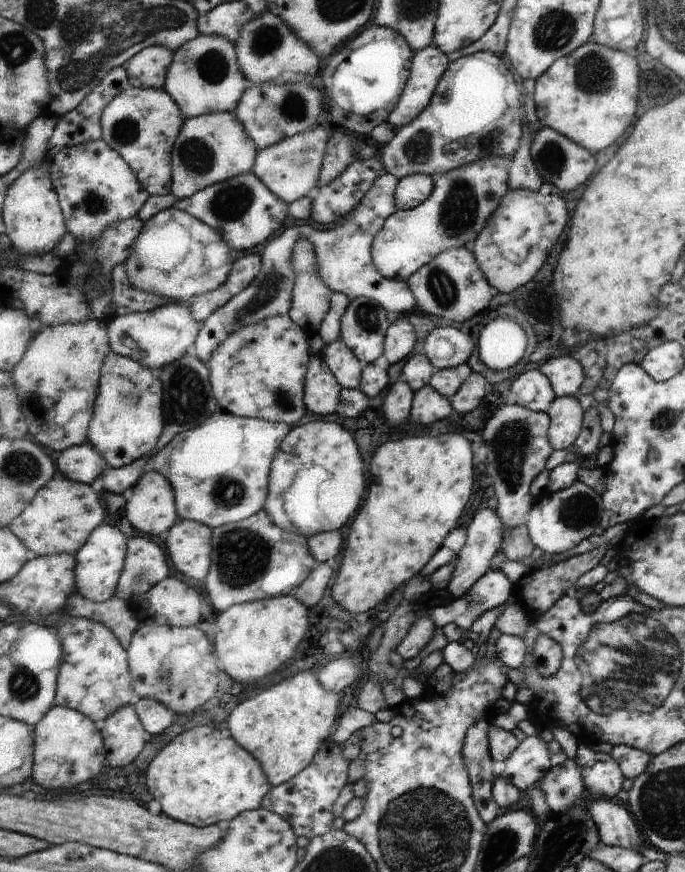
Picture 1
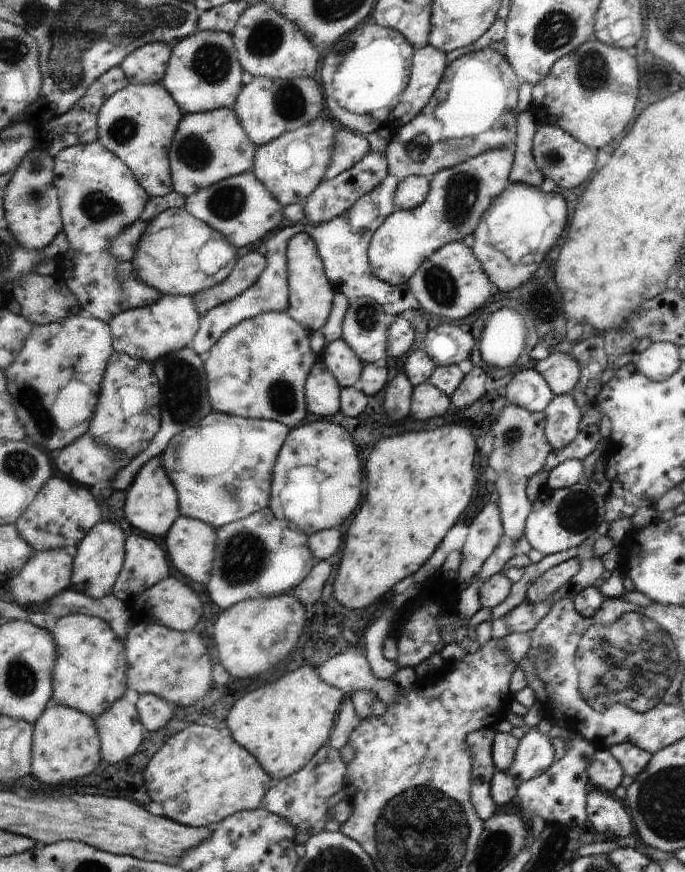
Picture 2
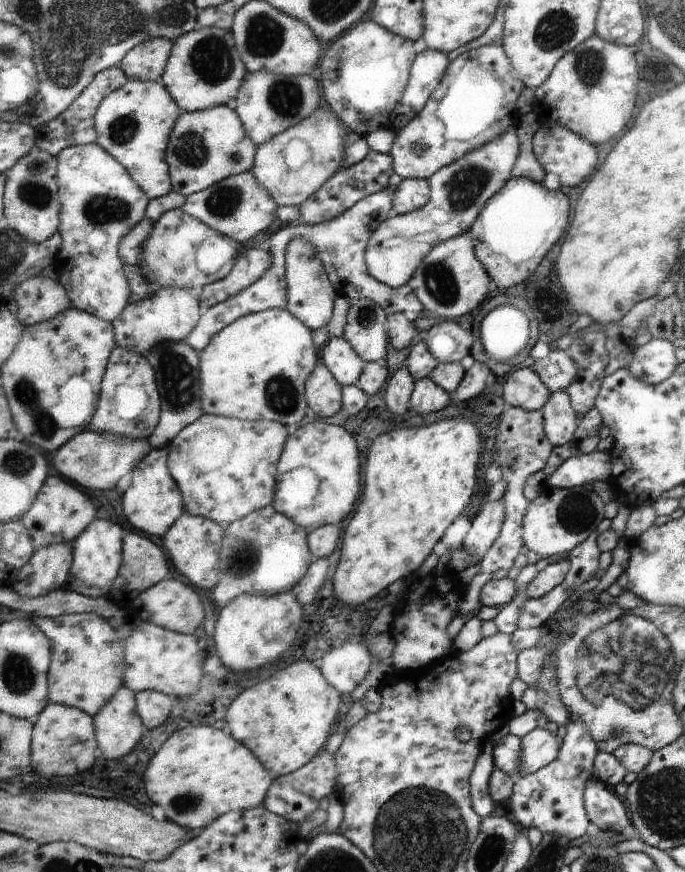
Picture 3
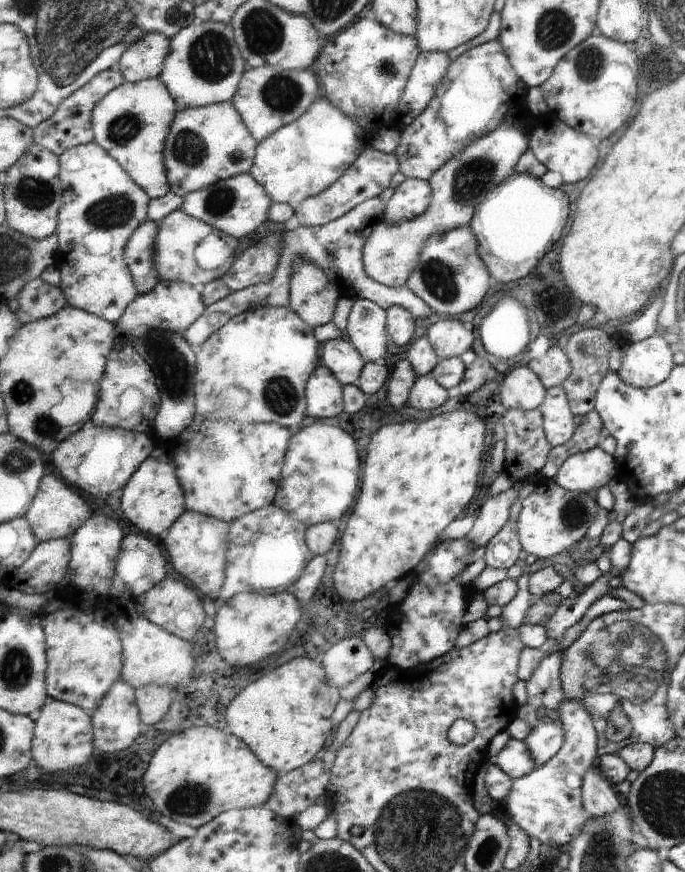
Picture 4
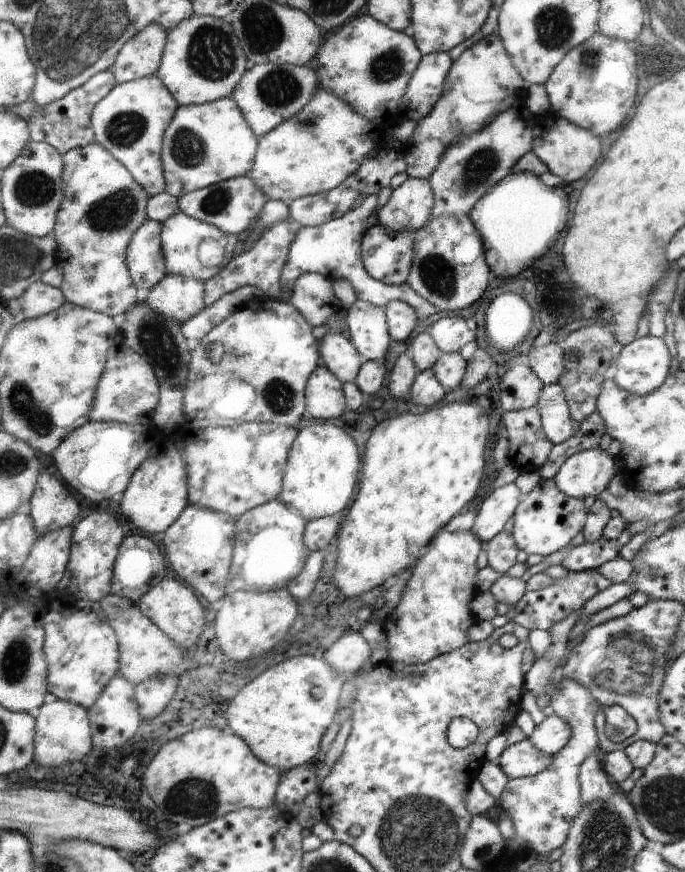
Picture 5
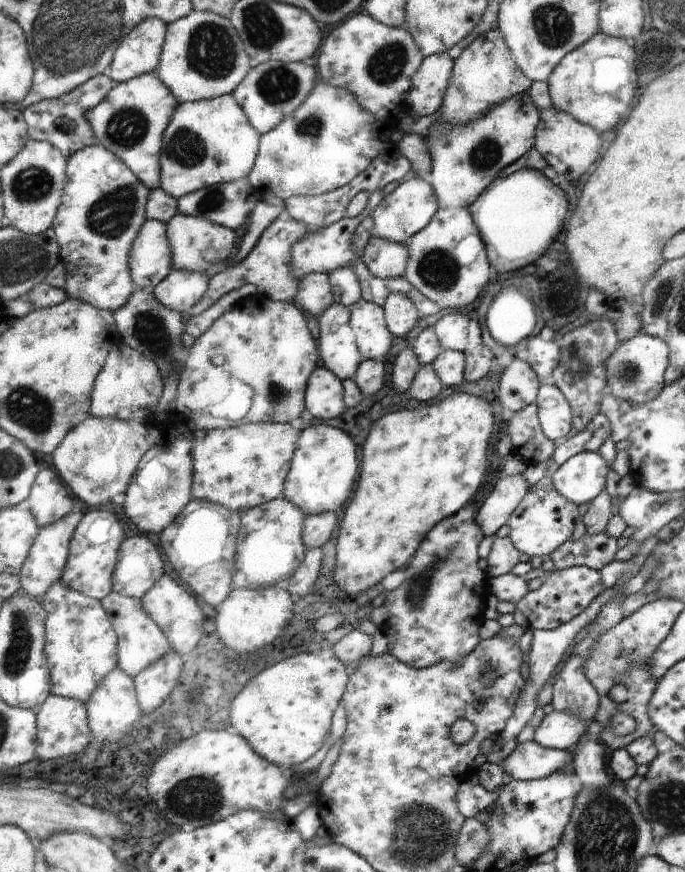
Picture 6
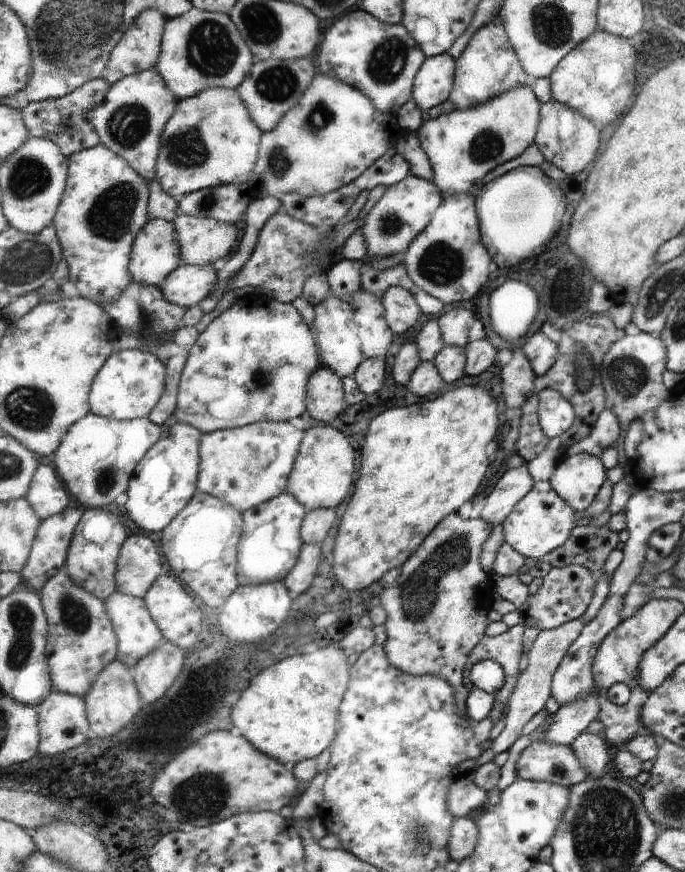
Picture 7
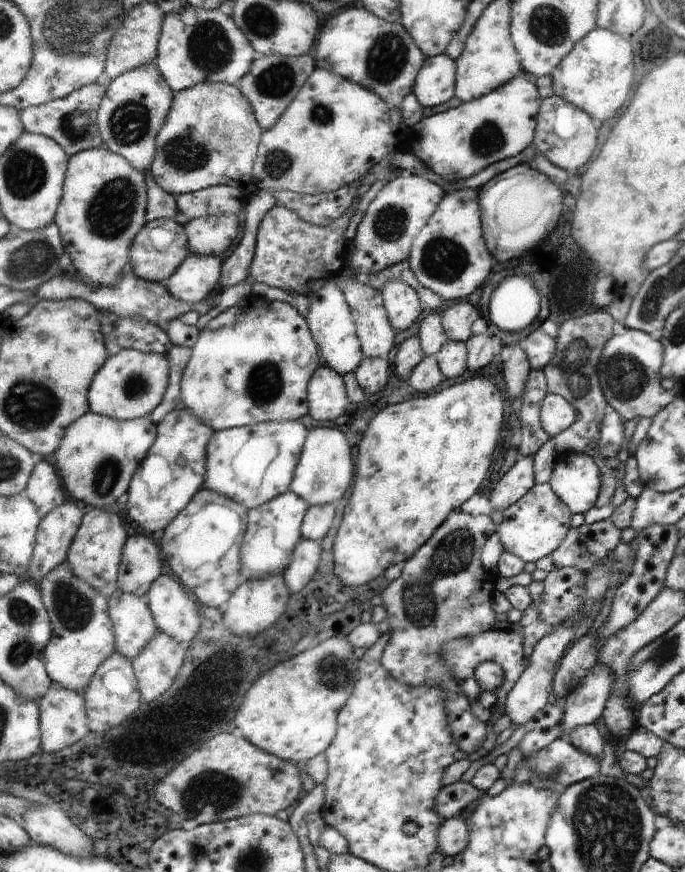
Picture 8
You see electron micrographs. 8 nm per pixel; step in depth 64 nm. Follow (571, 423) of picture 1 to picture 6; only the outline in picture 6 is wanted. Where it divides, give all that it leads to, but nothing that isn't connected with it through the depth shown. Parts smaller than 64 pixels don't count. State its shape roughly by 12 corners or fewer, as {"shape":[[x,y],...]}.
{"shape":[[553,382],[537,406],[547,438],[557,444],[573,430],[571,406]]}

